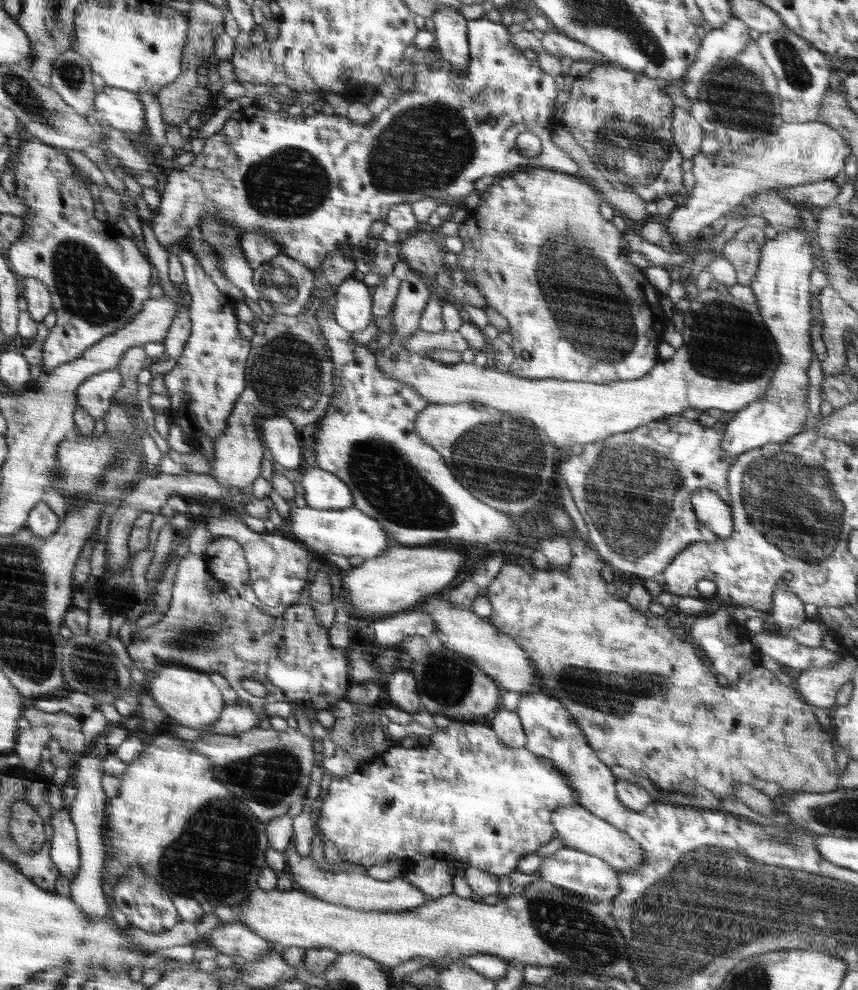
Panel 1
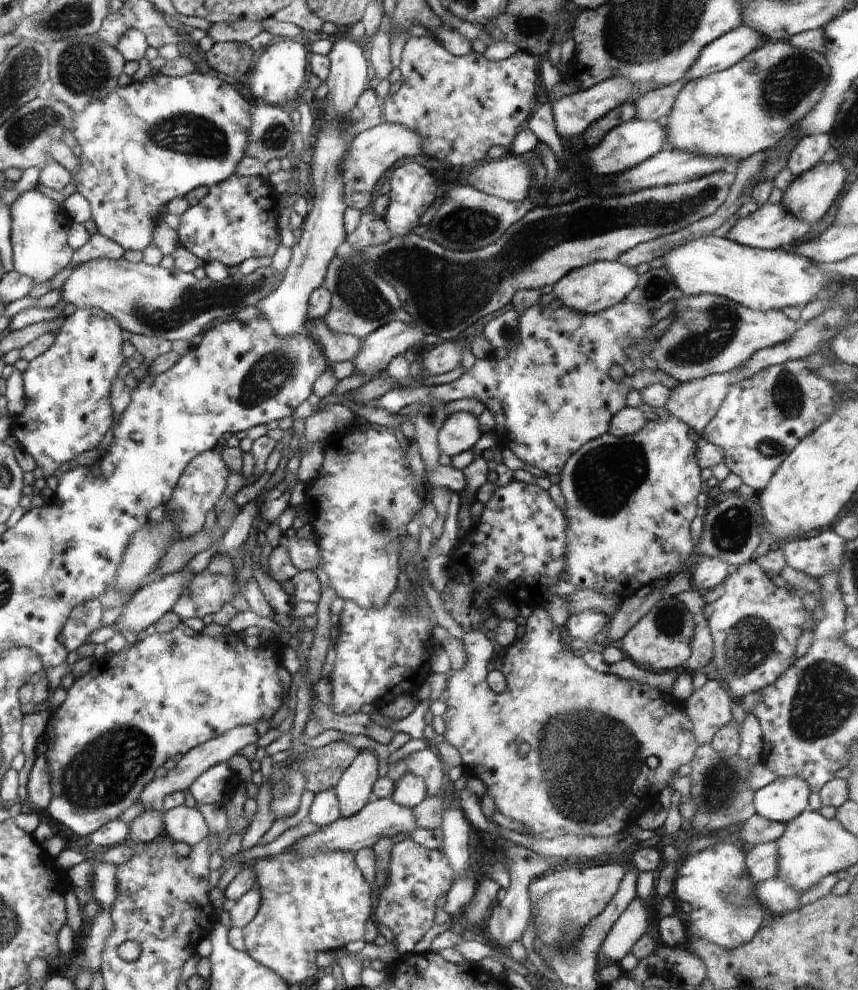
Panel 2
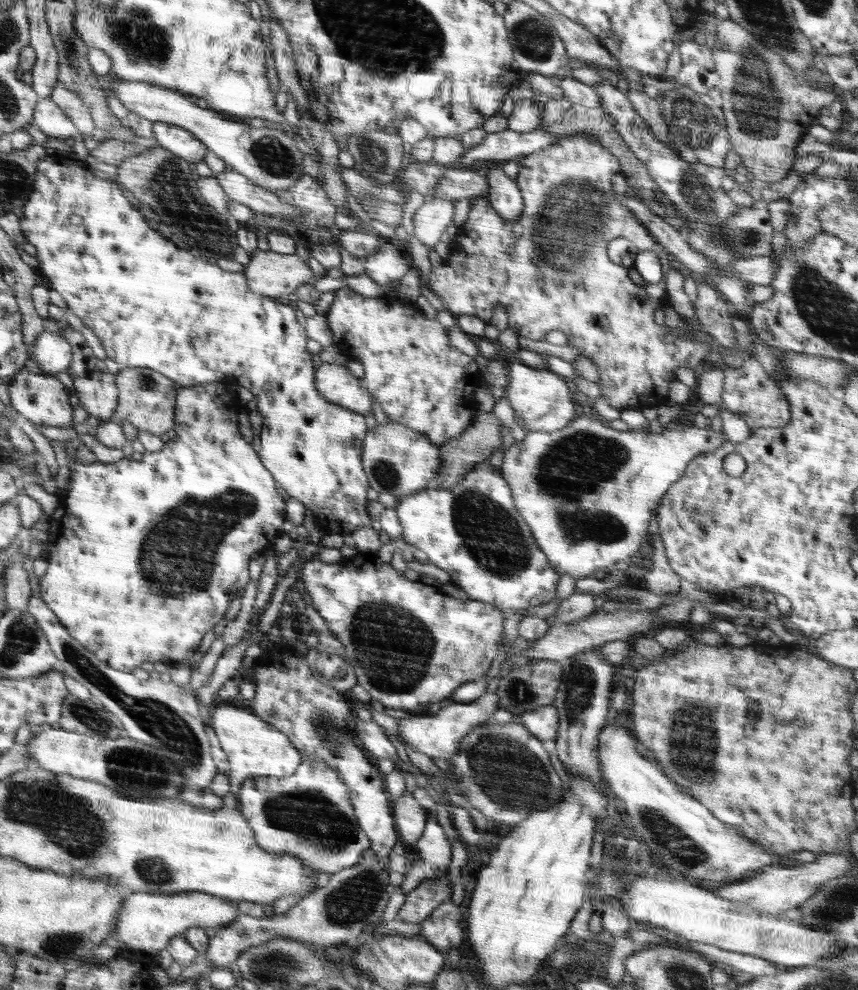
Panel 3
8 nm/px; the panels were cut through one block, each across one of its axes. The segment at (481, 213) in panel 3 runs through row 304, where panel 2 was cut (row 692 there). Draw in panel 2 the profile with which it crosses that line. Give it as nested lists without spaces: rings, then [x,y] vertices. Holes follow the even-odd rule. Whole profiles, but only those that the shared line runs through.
[[[533,606],[532,616],[523,622],[526,627],[524,636],[516,638],[502,659],[502,670],[506,678],[506,689],[498,694],[493,692],[487,684],[487,663],[492,659],[494,650],[482,630],[466,630],[461,641],[464,644],[466,654],[470,654],[469,662],[460,670],[450,670],[448,683],[444,691],[443,700],[446,703],[446,711],[442,714],[445,724],[446,741],[454,746],[462,759],[464,772],[469,776],[480,779],[486,785],[487,794],[494,799],[496,809],[505,817],[516,822],[522,822],[526,832],[534,834],[537,839],[553,839],[559,835],[574,834],[574,836],[608,837],[615,836],[629,829],[637,823],[637,819],[658,806],[661,791],[672,788],[670,782],[674,776],[678,776],[678,770],[682,765],[690,764],[698,749],[698,740],[692,734],[692,722],[684,714],[681,704],[668,698],[658,688],[639,684],[638,682],[624,680],[614,674],[594,671],[584,664],[581,657],[574,656],[573,650],[564,649],[560,640],[560,630],[552,622],[552,618],[544,606]],[[520,744],[528,744],[530,752],[526,756],[520,756],[518,749]]]

